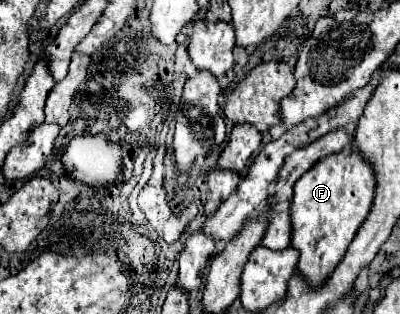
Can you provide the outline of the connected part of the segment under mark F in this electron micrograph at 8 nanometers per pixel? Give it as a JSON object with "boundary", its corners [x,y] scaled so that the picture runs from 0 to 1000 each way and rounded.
{"boundary":[[[898,484],[828,490],[798,510],[758,567],[738,586],[728,631],[728,790],[748,796],[743,866],[783,911],[798,911],[828,860],[858,828],[878,758],[888,758],[918,669],[938,624],[938,554],[928,529],[898,497]]]}

